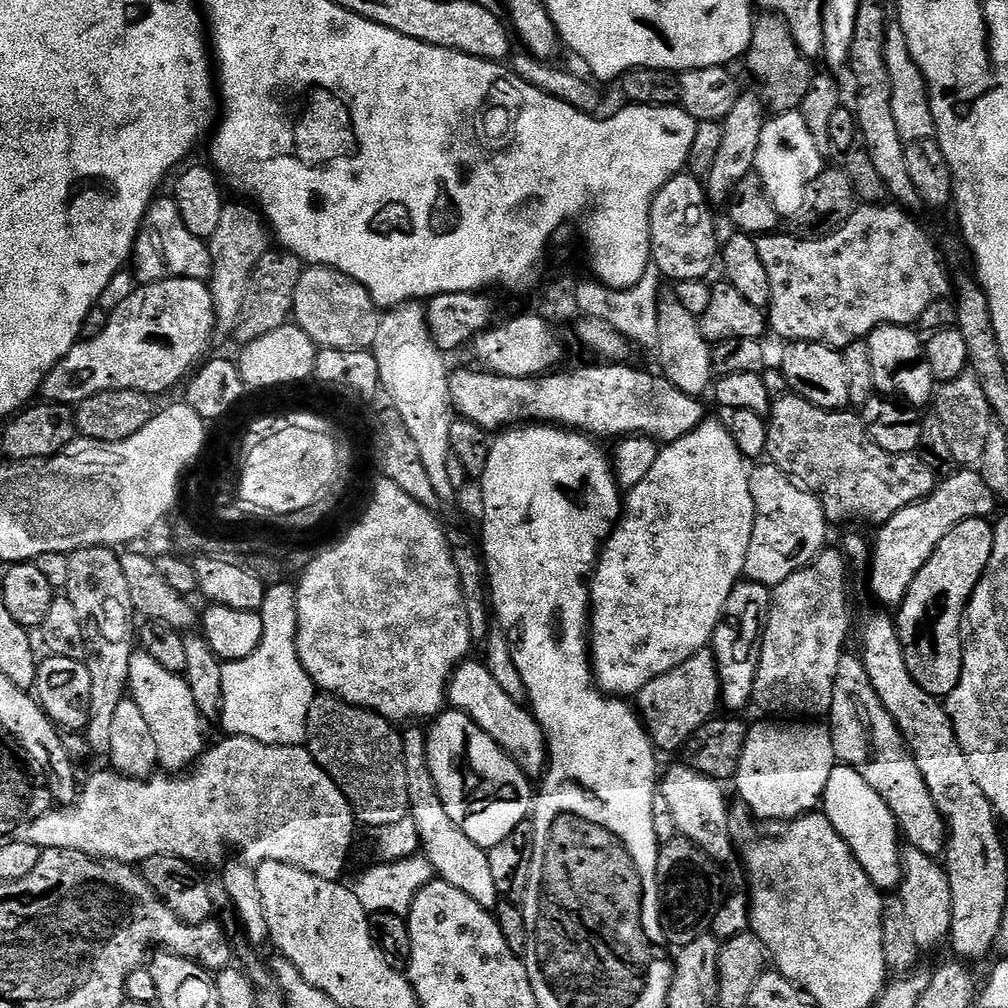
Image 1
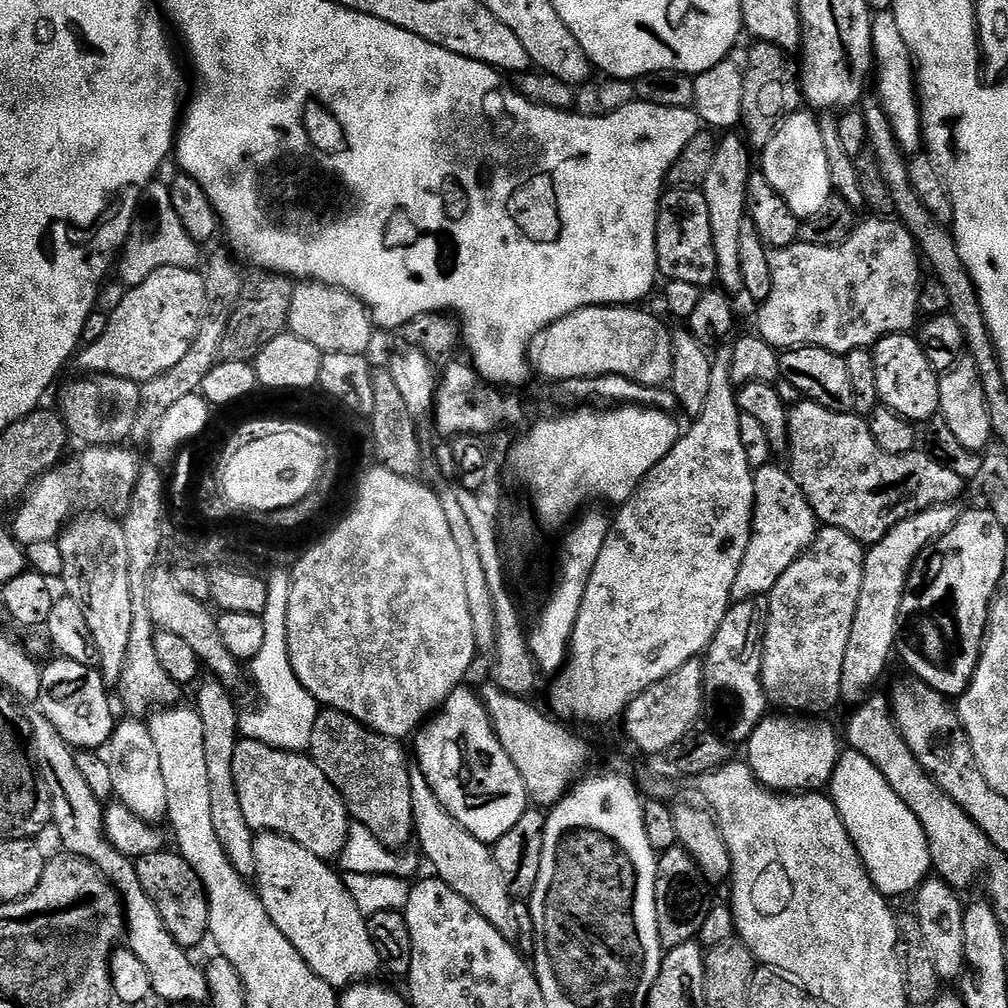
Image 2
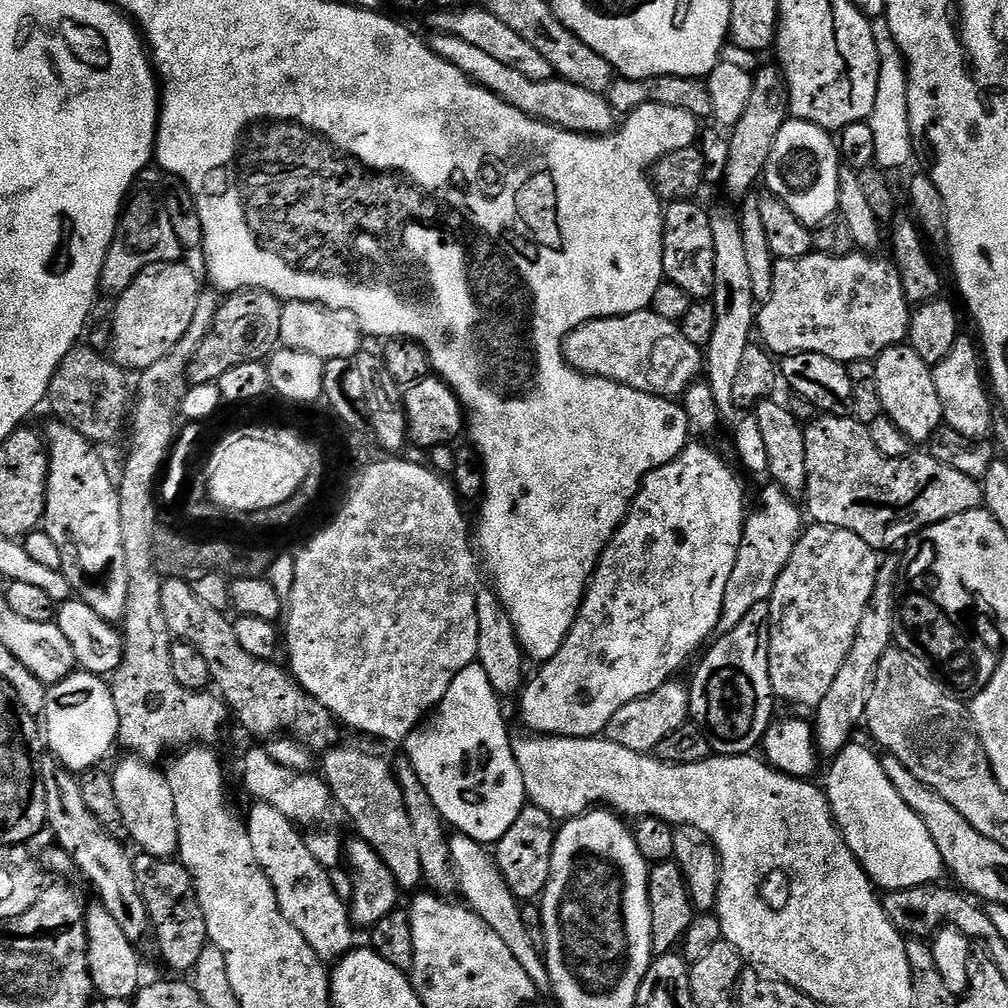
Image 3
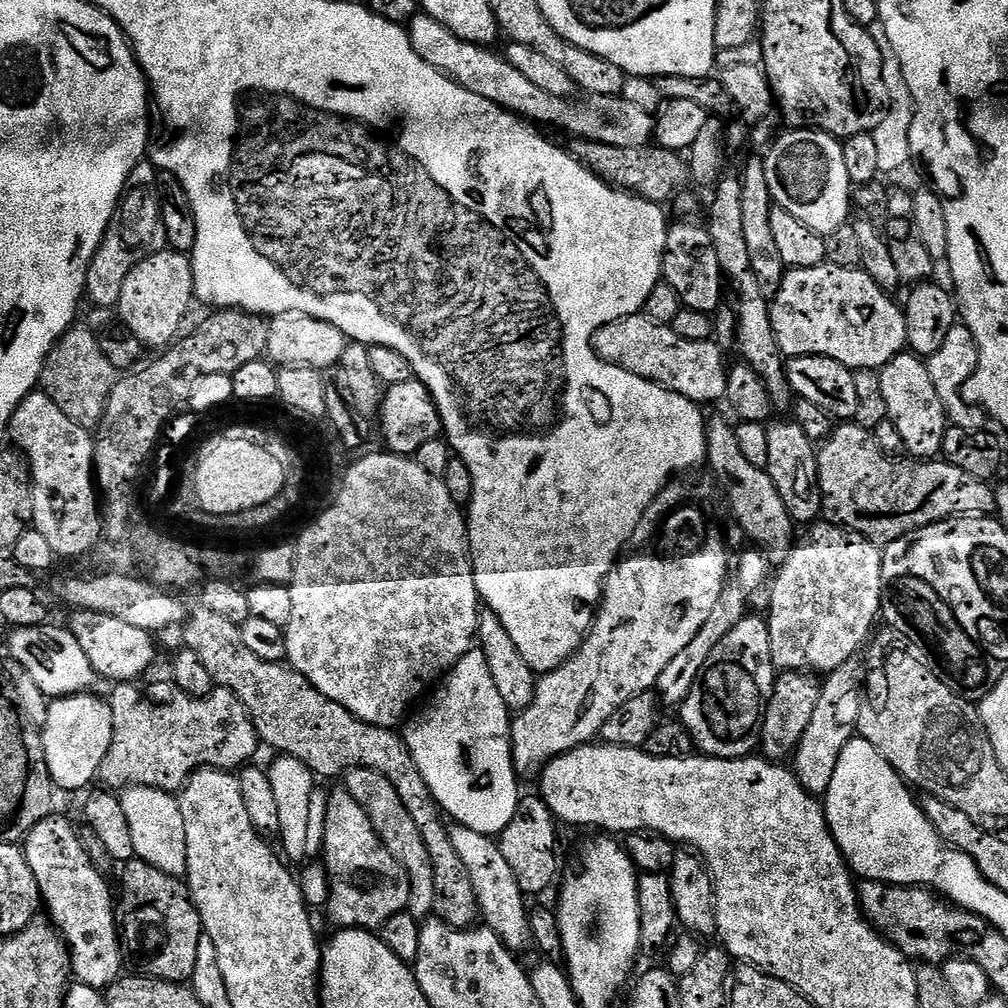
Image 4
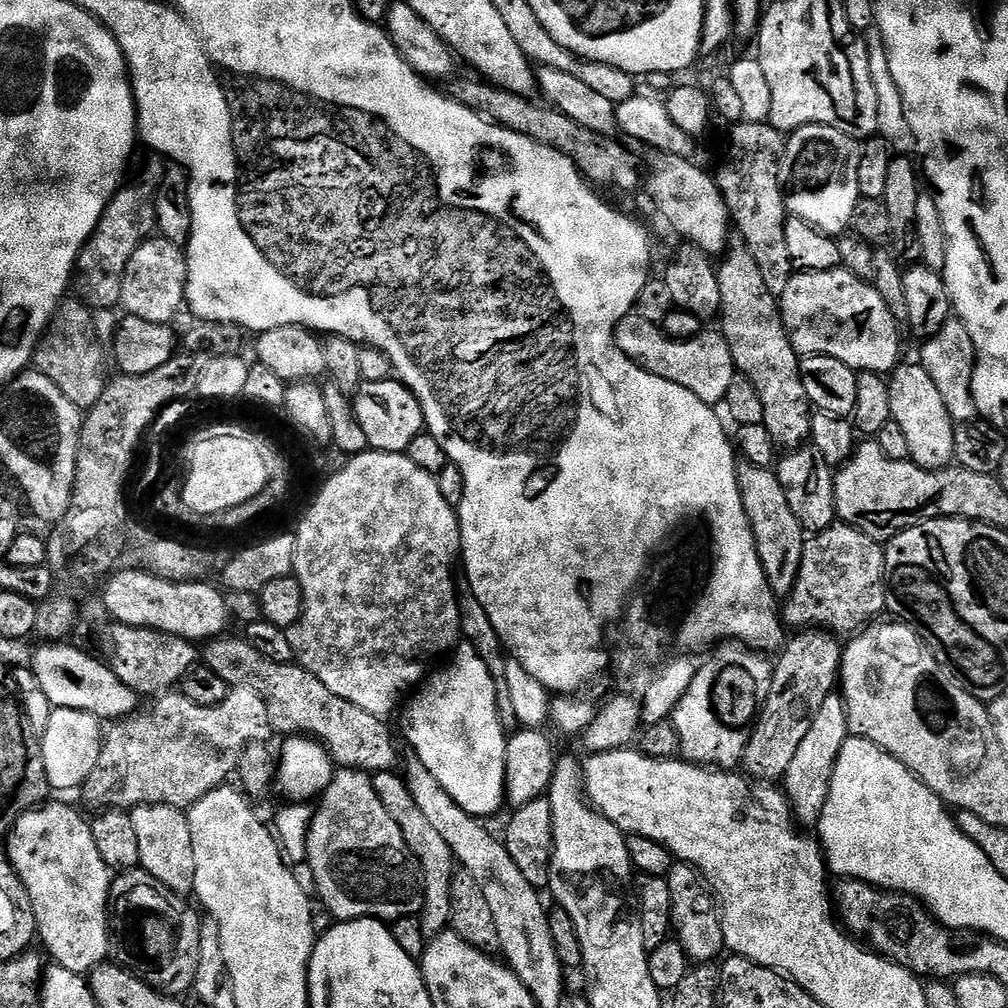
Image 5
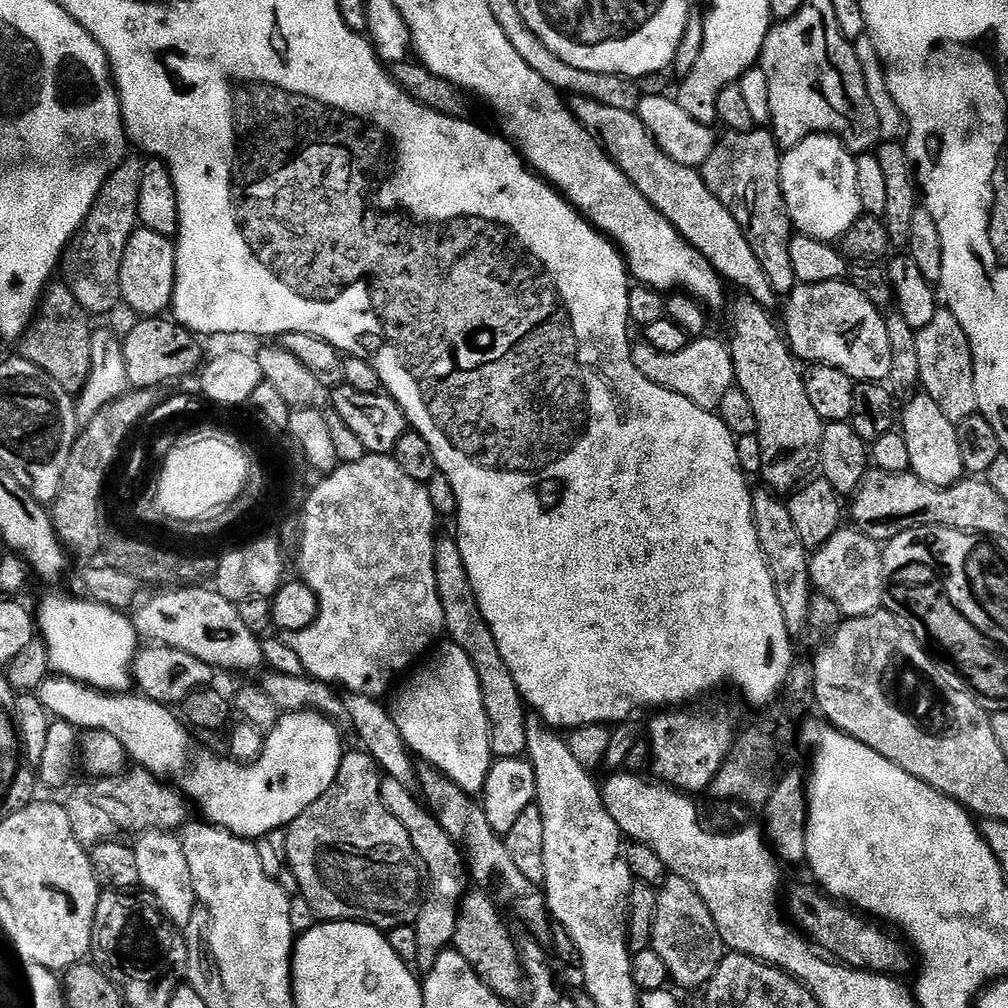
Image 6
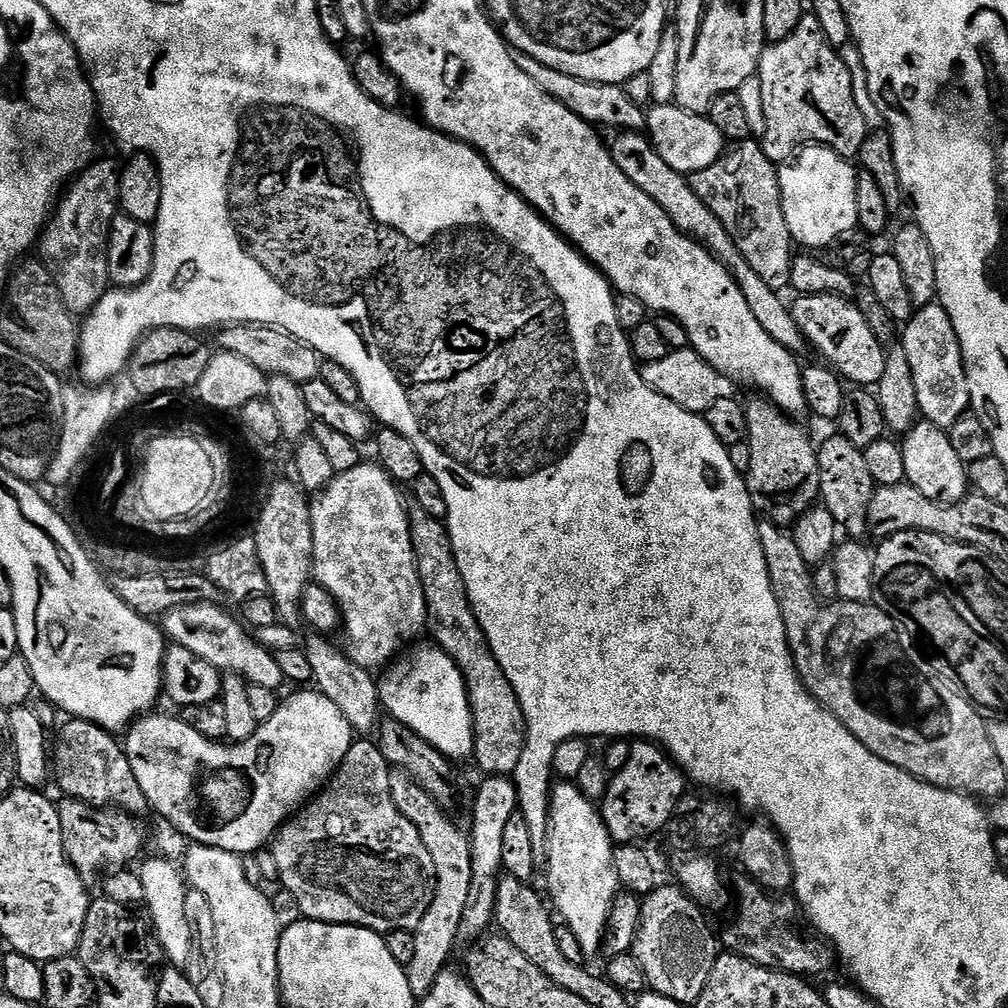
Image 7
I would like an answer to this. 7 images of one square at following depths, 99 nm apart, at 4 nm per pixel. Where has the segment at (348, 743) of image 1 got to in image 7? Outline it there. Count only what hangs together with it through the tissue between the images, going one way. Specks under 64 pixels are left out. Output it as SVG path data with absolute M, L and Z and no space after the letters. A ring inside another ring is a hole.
M411 778L393 779L392 800L399 806L404 816L410 818L420 829L420 837L430 850L436 867L436 897L430 904L430 910L415 928L416 953L406 965L408 981L413 993L423 998L438 982L438 974L449 967L452 951L456 948L456 940L461 939L460 927L462 916L466 914L466 906L470 902L472 886L472 841L469 833L464 832L440 809L441 805L418 781Z

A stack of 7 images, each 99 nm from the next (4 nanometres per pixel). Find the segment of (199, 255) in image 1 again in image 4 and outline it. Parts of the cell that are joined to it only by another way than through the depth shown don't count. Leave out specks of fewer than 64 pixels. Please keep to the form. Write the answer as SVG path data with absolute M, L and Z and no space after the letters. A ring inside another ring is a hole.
M134 188L125 191L121 196L116 213L113 214L106 234L88 267L84 283L86 296L93 305L98 307L115 309L119 305L122 286L130 270L134 270L138 262L142 262L152 253L162 252L168 248L159 195L153 189L151 192L148 188Z

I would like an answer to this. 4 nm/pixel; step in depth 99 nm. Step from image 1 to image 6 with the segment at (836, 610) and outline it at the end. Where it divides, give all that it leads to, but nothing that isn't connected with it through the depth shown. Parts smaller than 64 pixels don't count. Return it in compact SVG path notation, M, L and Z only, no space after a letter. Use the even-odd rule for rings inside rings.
M842 526L830 542L811 553L808 569L812 575L812 587L836 603L841 617L868 616L881 611L884 603L883 557L877 541L855 526Z

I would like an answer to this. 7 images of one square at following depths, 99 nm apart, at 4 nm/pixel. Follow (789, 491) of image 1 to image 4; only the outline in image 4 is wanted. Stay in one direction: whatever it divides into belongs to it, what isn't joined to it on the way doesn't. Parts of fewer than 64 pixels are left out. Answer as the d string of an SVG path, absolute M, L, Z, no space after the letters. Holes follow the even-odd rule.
M759 550L751 551L742 553L737 564L735 561L734 571L729 575L727 584L724 585L718 603L714 606L714 611L710 613L710 618L706 618L706 622L700 627L698 634L694 634L690 646L682 649L673 661L666 666L666 670L662 670L662 674L658 674L658 682L654 691L661 705L673 704L673 706L679 706L683 704L684 699L690 694L690 690L694 690L694 682L698 682L698 674L702 674L714 646L718 646L718 642L722 642L722 638L726 638L726 634L730 634L730 630L734 630L734 626L738 626L738 622L742 622L744 617L749 615L748 603L763 588L765 591L770 580L770 572L768 576L768 571L770 571L768 557Z

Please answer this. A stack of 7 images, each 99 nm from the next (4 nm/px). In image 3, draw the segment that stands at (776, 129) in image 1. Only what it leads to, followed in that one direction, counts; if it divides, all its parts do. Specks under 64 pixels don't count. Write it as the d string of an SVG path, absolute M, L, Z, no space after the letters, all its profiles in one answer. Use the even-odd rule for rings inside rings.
M789 118L778 130L762 180L765 185L768 183L767 191L782 198L803 224L815 226L837 215L841 167L840 149L833 133L805 120Z

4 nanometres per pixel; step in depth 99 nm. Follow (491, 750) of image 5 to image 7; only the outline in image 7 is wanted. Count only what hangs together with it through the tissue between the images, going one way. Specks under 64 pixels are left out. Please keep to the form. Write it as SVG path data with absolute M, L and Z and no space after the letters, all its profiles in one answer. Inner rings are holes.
M416 642L399 658L387 665L386 671L379 677L380 702L383 711L389 717L410 726L412 730L430 746L437 748L441 754L453 762L459 762L473 755L476 751L476 718L473 715L472 697L468 693L468 681L464 671L445 648L435 642Z

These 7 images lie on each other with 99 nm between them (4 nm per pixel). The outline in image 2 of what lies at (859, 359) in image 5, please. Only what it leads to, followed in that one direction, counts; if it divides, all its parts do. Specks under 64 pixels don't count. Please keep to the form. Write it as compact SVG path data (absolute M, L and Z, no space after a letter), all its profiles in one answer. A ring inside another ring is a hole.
M895 218L872 219L876 220L868 220L865 224L864 221L857 223L856 229L850 234L850 238L846 238L841 244L835 244L834 246L810 246L809 244L797 242L785 248L773 248L769 251L770 298L763 300L759 307L757 307L760 309L756 312L755 331L766 342L770 342L770 346L774 346L777 350L787 350L789 348L821 348L822 350L837 352L839 356L845 357L848 353L859 348L871 349L884 336L893 336L896 332L908 334L917 327L918 317L920 316L918 294L920 293L922 283L922 275L920 276L920 264L922 268L920 249L916 247L914 238L904 229L904 225L899 220Z

